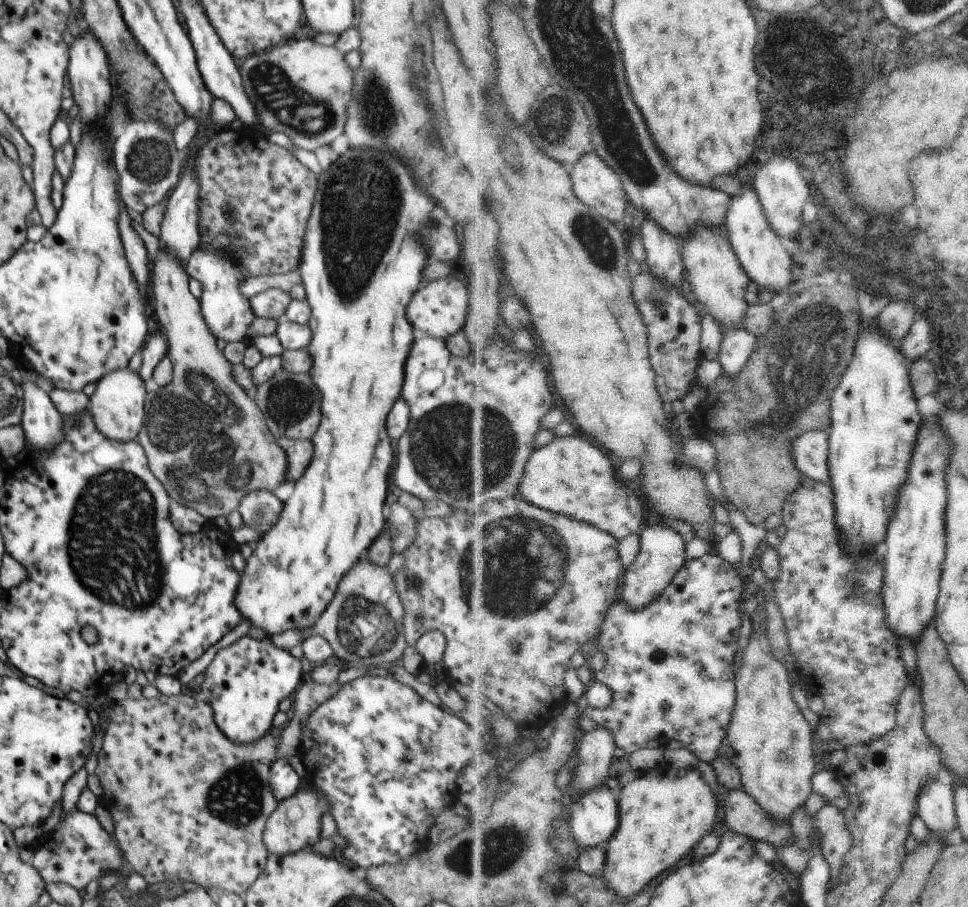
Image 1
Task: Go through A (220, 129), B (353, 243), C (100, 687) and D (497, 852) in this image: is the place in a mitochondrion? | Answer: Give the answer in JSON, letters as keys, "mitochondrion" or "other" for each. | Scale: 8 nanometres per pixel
{"A":"other","B":"mitochondrion","C":"other","D":"mitochondrion"}

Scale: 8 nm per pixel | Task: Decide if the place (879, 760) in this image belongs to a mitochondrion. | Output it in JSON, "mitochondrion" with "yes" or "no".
{"mitochondrion":"yes"}

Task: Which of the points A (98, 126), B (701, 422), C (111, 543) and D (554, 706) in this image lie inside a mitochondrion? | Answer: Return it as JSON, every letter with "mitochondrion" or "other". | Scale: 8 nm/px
{"A":"other","B":"other","C":"mitochondrion","D":"other"}

